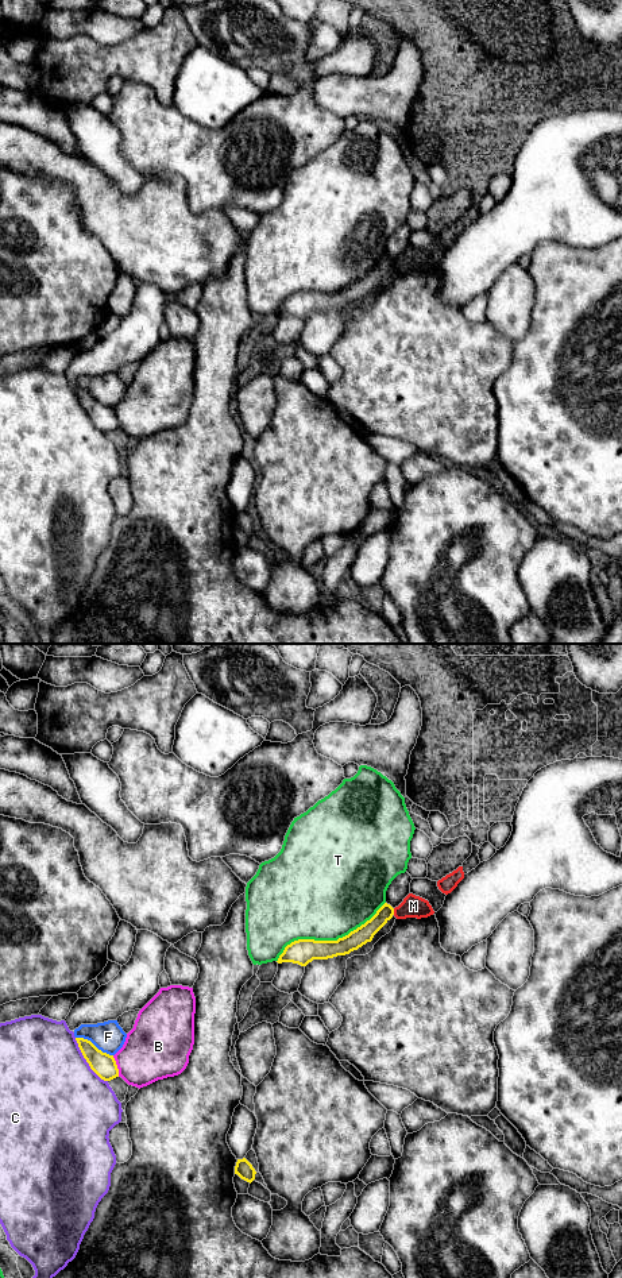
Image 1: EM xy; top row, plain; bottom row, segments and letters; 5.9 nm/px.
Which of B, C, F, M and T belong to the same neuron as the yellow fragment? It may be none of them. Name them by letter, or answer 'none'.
none

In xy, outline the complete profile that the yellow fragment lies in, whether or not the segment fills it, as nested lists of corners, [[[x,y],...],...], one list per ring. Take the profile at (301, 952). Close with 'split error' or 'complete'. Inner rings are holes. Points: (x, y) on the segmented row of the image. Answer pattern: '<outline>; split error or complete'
[[[385,903],[364,924],[337,941],[298,939],[287,945],[278,958],[278,964],[293,962],[306,966],[313,960],[328,960],[349,954],[367,942],[393,918],[394,908]]]; complete

